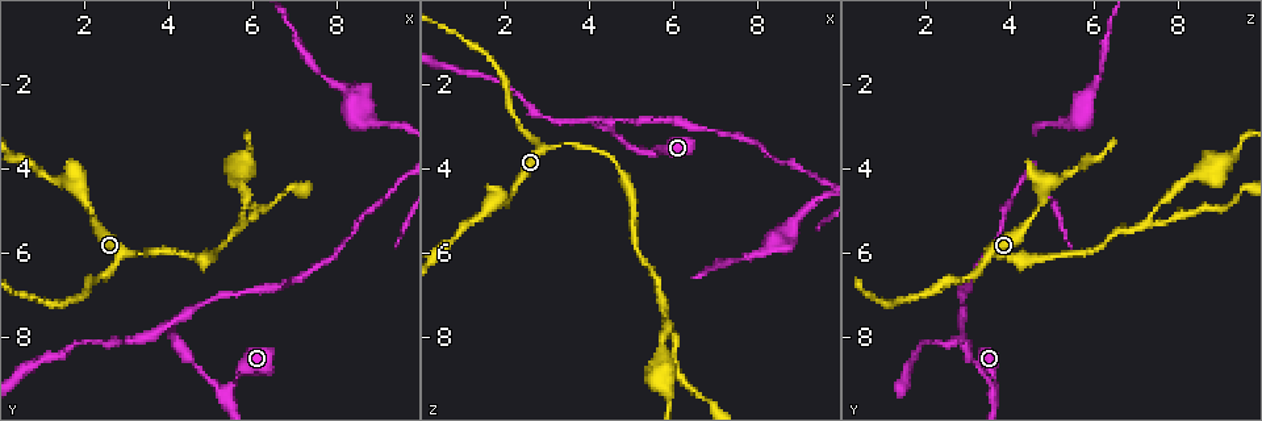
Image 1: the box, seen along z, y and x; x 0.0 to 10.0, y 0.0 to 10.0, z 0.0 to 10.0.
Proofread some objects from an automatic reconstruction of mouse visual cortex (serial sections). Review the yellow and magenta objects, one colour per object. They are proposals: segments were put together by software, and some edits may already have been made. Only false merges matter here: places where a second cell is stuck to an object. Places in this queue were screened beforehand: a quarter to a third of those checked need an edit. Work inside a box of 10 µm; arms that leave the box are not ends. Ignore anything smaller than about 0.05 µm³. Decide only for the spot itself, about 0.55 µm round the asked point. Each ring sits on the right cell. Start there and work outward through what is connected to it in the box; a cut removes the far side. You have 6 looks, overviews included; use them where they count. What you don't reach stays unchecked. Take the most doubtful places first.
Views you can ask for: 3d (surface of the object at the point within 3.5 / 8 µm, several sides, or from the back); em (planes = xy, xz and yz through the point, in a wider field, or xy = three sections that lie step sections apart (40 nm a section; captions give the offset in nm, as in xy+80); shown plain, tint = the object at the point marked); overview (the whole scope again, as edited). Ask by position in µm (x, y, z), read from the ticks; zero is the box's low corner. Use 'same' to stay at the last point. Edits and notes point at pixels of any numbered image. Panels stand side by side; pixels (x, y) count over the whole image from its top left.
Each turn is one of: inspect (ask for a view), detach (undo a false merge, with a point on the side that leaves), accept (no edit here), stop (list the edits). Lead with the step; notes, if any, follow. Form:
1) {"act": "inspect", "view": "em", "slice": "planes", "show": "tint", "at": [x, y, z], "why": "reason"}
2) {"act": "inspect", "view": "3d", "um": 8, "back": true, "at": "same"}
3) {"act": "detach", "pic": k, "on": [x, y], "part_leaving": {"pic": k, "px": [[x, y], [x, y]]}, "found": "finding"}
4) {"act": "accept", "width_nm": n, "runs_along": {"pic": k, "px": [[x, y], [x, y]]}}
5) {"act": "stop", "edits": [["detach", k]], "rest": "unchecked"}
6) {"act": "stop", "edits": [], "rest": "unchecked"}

{"act": "inspect", "view": "3d", "um": 3.5, "at": [5.35, 9.20, 3.65], "why": "sharp bend"}

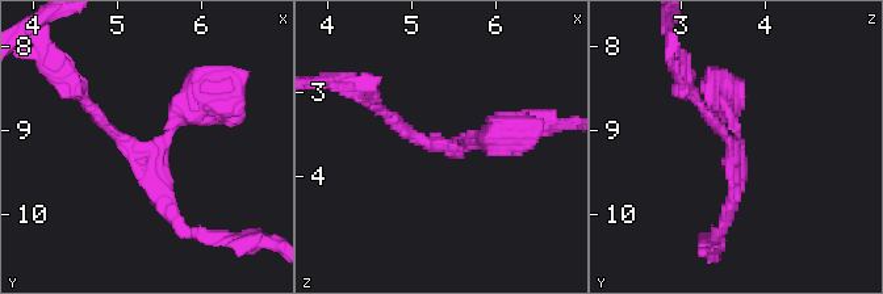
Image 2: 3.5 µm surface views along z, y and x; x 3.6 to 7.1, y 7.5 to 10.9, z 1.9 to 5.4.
{"act": "inspect", "view": "em", "slice": "xy", "step": 1, "show": "tint", "at": [5.40, 9.25, 3.65], "arms": 3, "arm_widths_nm": [150, 200, 350], "why": "shape alone is not enough"}

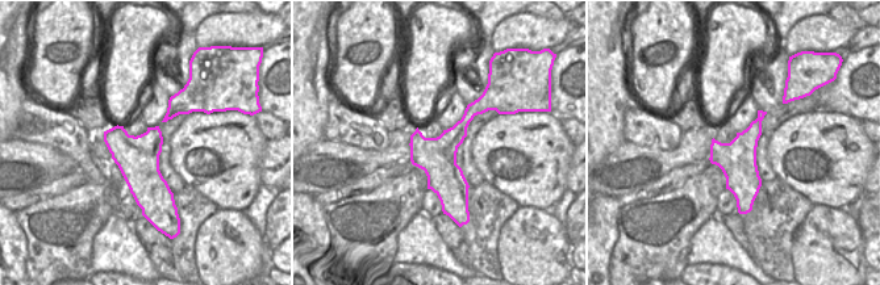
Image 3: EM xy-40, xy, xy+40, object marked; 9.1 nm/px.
{"act": "accept", "runs_along": {"pic": 2, "px": [[506, 134], [429, 145], [381, 110]]}, "found": "continuous, no second cell"}

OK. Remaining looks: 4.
{"act": "inspect", "view": "3d", "um": 3.5, "at": [4.10, 8.10, 2.95], "why": "sharp bend"}

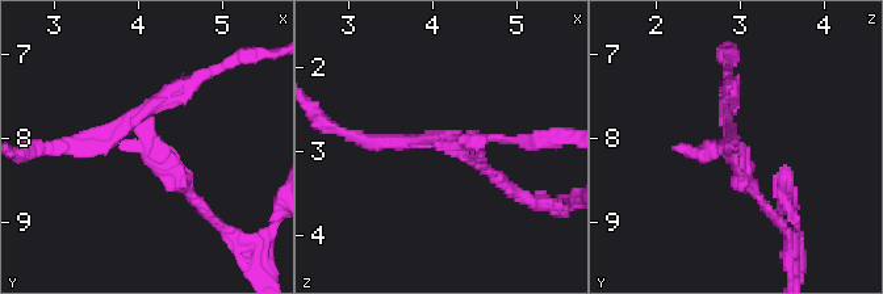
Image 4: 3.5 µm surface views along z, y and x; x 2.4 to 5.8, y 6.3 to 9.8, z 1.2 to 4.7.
{"act": "inspect", "view": "em", "slice": "xy", "step": 3, "show": "tint", "at": [4.15, 8.00, 2.95], "arms": 3, "arm_widths_nm": [150, 150, 200], "why": "shape alone is not enough"}

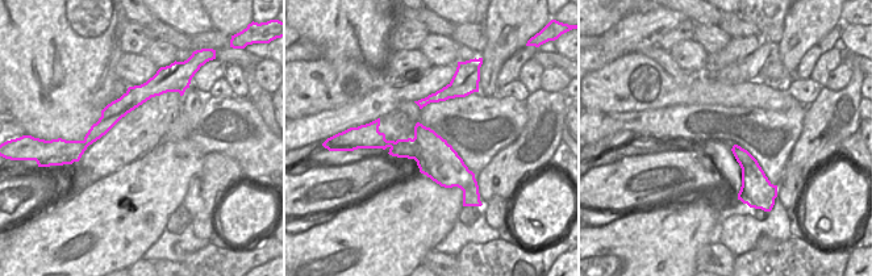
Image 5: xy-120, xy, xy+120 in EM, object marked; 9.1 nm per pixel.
{"act": "detach", "pic": 4, "on": [368, 145], "part_leaving": {"pic": 4, "px": [[438, 139], [547, 139]]}, "found": "a second cell is stuck on"}

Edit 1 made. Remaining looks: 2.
{"act": "stop", "edits": [["detach", 4]], "rest": "unchecked"}

